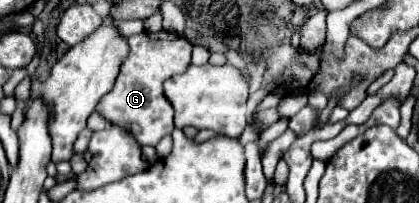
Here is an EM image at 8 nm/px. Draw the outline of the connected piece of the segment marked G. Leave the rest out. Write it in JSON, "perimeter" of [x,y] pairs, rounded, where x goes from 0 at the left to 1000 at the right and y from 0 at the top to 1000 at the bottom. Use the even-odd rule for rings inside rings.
{"perimeter":[[[399,148],[337,158],[298,197],[308,217],[308,266],[284,335],[270,443],[236,493],[227,542],[265,621],[303,631],[337,719],[370,719],[394,660],[413,650],[413,522],[389,463],[389,404],[446,345],[456,315],[456,217],[446,187]]]}

